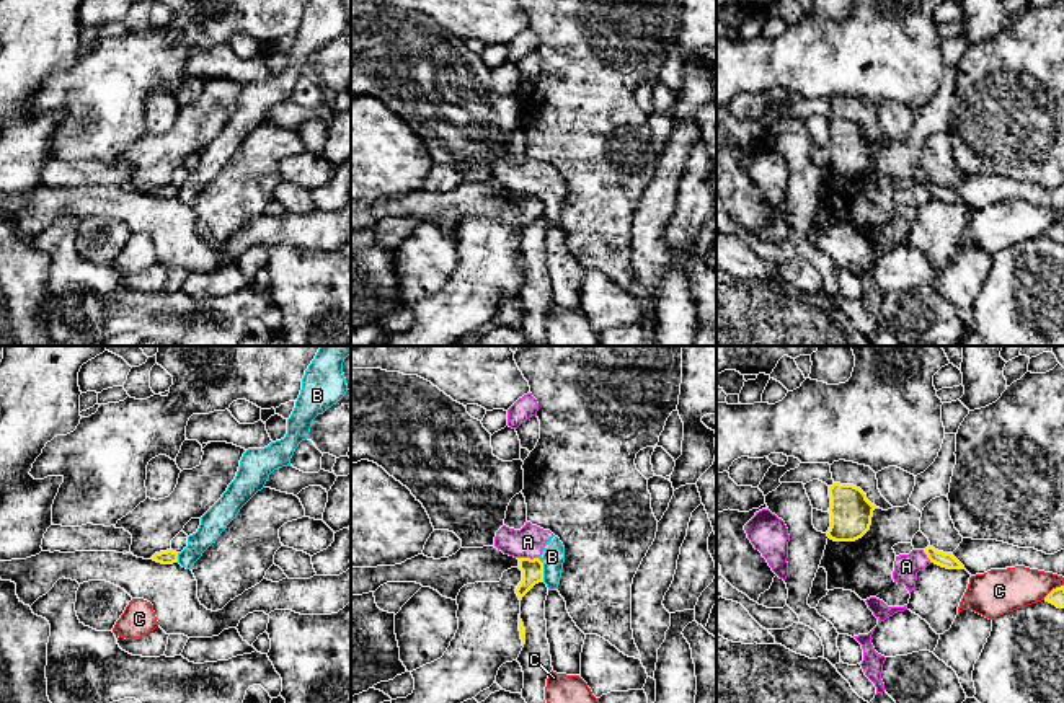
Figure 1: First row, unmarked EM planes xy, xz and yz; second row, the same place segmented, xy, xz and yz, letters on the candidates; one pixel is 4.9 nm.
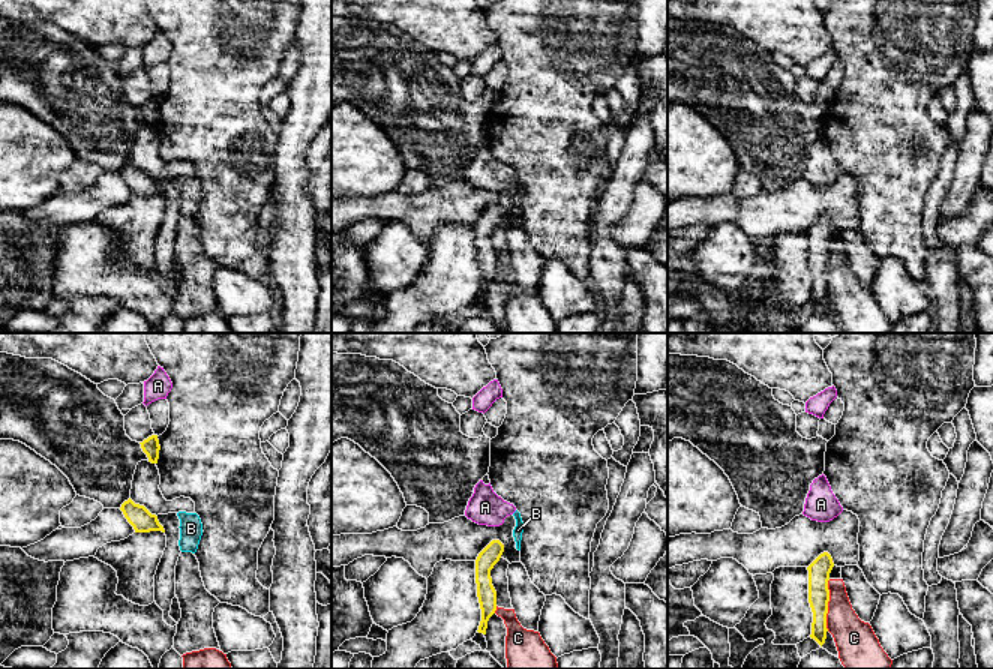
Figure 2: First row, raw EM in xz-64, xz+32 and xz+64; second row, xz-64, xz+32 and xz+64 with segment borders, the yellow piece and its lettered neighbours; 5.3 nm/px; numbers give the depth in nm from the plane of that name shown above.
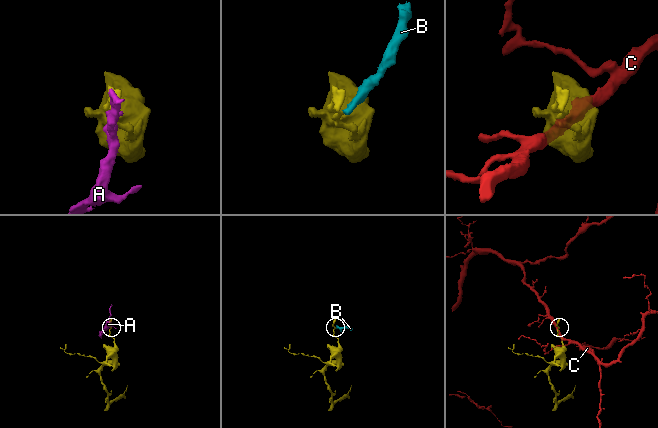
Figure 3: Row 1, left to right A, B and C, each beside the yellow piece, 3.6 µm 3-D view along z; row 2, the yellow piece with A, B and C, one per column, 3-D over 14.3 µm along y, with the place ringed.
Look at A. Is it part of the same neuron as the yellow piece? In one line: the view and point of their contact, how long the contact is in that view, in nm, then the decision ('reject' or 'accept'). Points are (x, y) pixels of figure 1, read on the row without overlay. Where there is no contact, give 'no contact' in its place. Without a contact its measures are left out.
meets yellow in xz at (527, 193); contact 100 nm long; reject

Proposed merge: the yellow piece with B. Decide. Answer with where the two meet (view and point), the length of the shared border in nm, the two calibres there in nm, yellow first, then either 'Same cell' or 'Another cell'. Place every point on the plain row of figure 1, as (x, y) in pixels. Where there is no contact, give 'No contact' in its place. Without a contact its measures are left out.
Touches yellow at xz (542, 204). Shared border 120 nm. Thickness 110 nm (yellow) against 120 nm. Another cell

